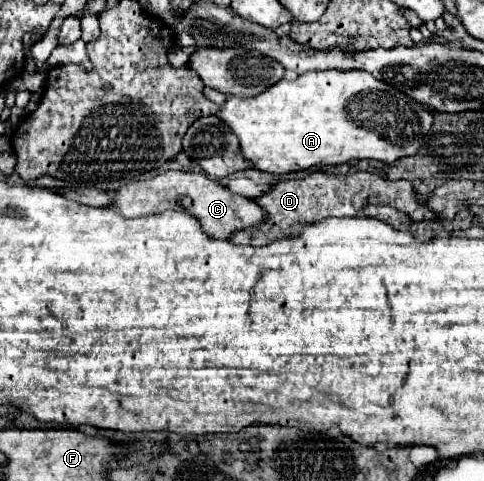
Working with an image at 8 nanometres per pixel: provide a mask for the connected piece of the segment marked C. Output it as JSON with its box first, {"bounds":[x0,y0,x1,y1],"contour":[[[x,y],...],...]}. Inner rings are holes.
{"bounds":[109,171,265,239],"contour":[[[165,171],[147,181],[121,185],[113,193],[113,203],[109,207],[125,217],[143,217],[167,209],[187,211],[201,223],[201,229],[205,229],[207,235],[215,239],[227,239],[231,233],[257,225],[265,219],[265,211],[253,199],[235,195],[219,181],[213,181],[205,173],[195,171]]]}

